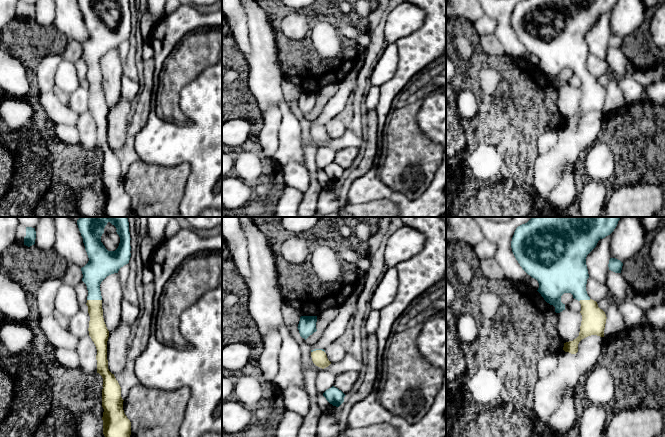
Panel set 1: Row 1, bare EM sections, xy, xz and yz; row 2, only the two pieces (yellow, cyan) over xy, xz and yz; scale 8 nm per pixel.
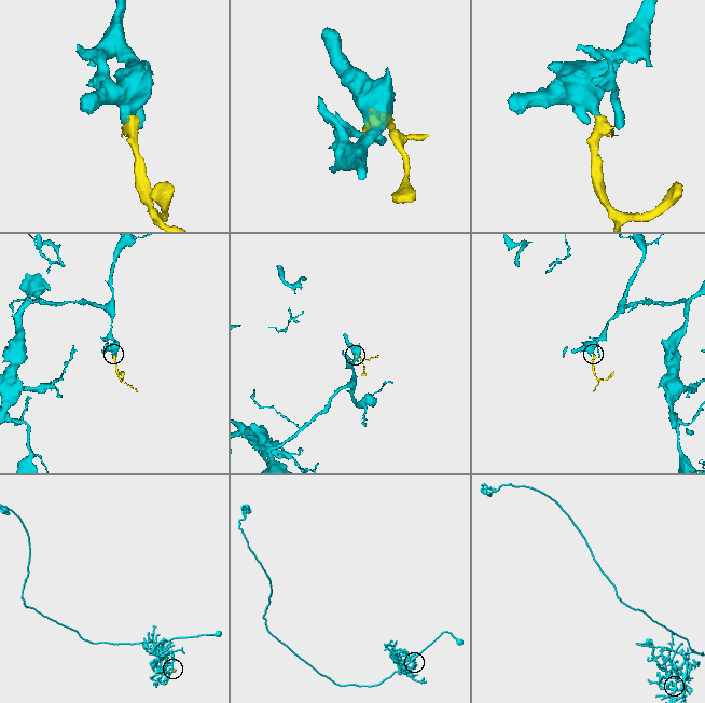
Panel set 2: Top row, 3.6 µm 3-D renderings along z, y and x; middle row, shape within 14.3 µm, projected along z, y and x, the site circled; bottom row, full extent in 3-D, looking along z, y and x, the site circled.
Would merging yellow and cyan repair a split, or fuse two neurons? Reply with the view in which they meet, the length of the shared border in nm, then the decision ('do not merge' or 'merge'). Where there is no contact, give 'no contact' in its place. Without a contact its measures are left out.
contact in xy; length 120 nm; merge

